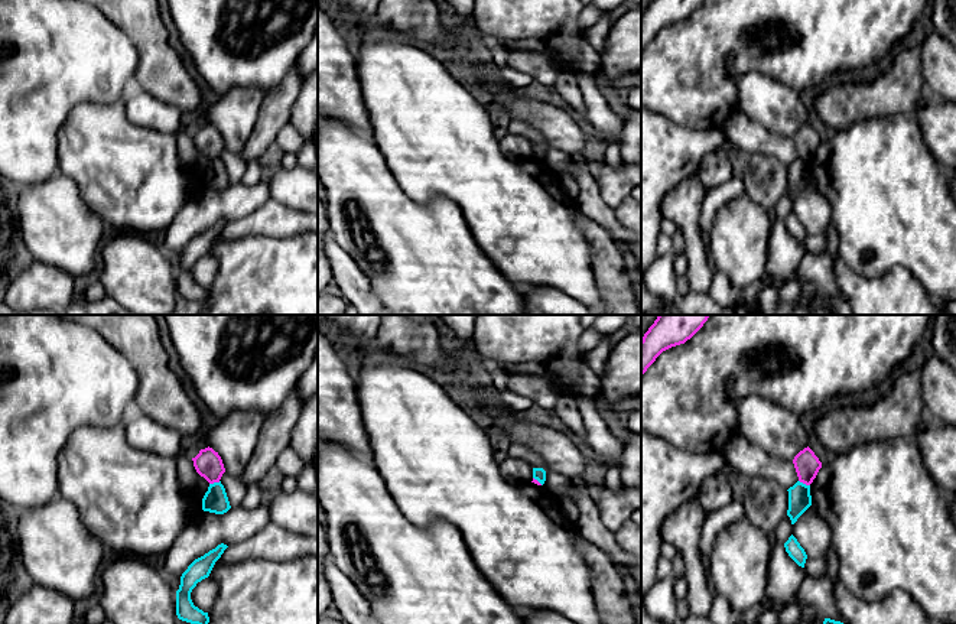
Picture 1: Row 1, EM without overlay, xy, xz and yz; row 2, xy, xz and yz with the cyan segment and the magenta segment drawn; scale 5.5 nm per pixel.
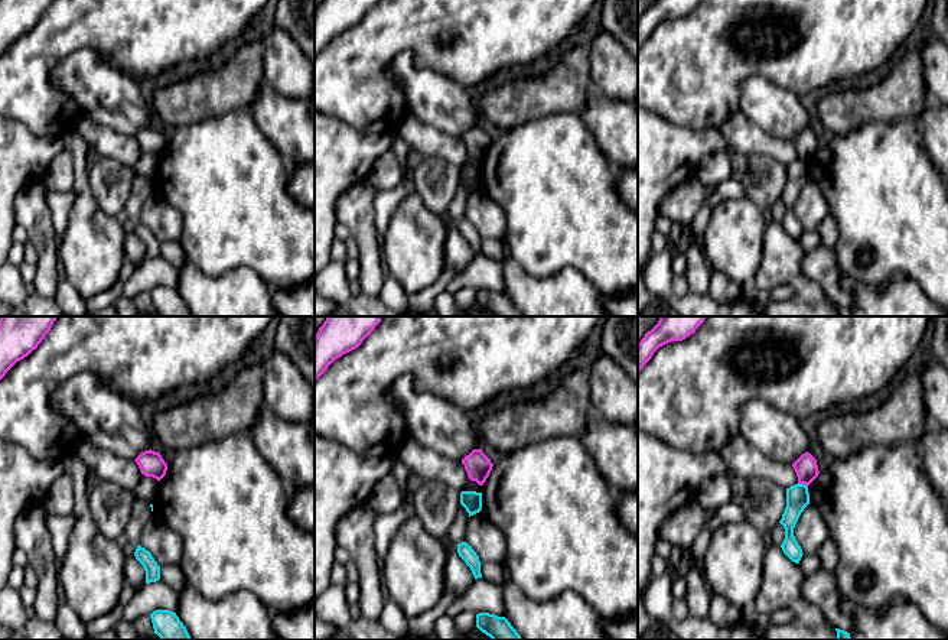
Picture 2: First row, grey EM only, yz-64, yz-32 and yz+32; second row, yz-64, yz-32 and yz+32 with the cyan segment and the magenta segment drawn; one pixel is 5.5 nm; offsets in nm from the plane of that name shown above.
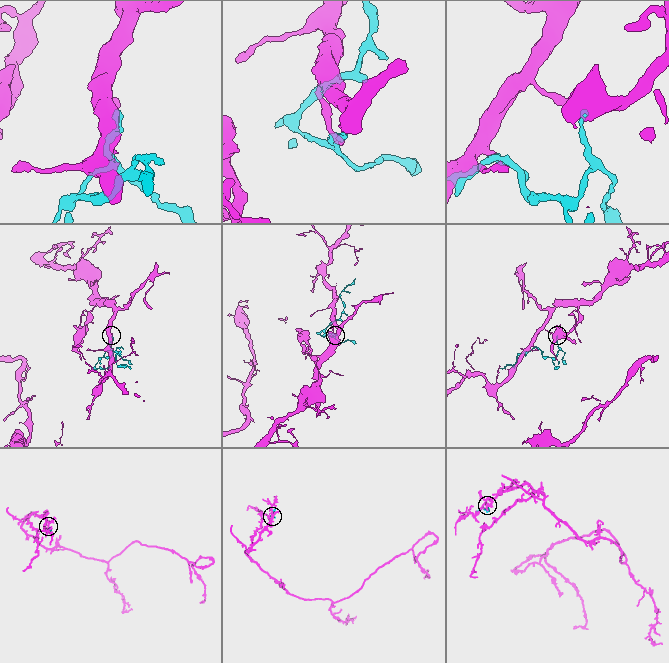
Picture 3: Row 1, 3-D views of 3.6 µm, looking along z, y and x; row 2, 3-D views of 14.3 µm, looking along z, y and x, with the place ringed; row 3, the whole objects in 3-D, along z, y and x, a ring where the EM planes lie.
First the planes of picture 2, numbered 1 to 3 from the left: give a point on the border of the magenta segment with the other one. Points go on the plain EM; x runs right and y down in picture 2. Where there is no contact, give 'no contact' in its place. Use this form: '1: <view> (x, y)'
1: no contact
2: no contact
3: yz+32 (802, 161)

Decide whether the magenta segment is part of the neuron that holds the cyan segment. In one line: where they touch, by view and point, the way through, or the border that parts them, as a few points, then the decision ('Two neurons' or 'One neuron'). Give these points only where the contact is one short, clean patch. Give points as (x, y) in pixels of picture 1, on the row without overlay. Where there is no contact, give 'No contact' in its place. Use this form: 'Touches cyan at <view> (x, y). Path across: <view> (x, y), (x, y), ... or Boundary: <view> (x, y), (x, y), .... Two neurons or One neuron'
Touches cyan at yz (805, 161). Boundary: yz (799, 156), (809, 162). Two neurons

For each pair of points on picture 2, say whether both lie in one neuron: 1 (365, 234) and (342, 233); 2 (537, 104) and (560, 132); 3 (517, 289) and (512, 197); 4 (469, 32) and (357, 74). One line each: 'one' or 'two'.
1: two
2: two
3: two
4: one

